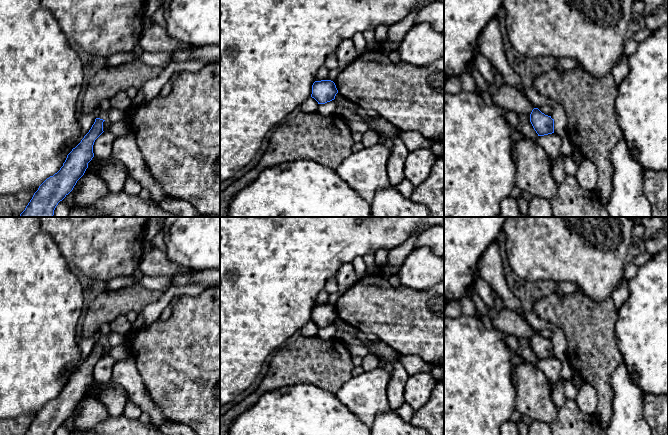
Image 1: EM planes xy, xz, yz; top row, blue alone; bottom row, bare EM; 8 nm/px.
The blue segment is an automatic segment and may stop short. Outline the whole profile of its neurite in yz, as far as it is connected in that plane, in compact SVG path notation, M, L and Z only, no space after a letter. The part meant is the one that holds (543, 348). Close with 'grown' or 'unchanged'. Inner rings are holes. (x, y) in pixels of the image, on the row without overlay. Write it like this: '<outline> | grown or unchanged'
M538 332L532 334L530 346L538 360L554 357L554 343L542 337Z | unchanged

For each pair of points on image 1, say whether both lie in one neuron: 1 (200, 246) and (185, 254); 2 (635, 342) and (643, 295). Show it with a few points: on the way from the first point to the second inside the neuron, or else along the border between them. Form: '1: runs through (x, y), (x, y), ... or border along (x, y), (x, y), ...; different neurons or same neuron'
1: runs through (196, 246), (189, 250); same neuron
2: runs through (643, 330), (643, 307); same neuron

